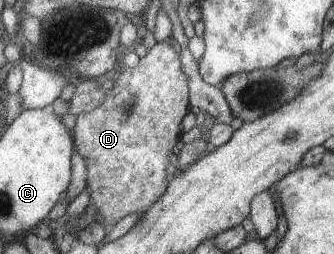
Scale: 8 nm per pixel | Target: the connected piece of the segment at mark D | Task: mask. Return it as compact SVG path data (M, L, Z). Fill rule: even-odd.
M172 37L162 40L149 49L148 53L133 68L120 70L120 77L108 91L105 102L91 112L77 115L73 129L77 155L89 169L92 188L92 204L96 204L104 225L114 225L130 213L141 212L142 216L156 204L169 188L172 177L168 175L168 163L174 162L174 145L183 134L182 120L190 112L189 77L180 61L180 52L172 46Z

